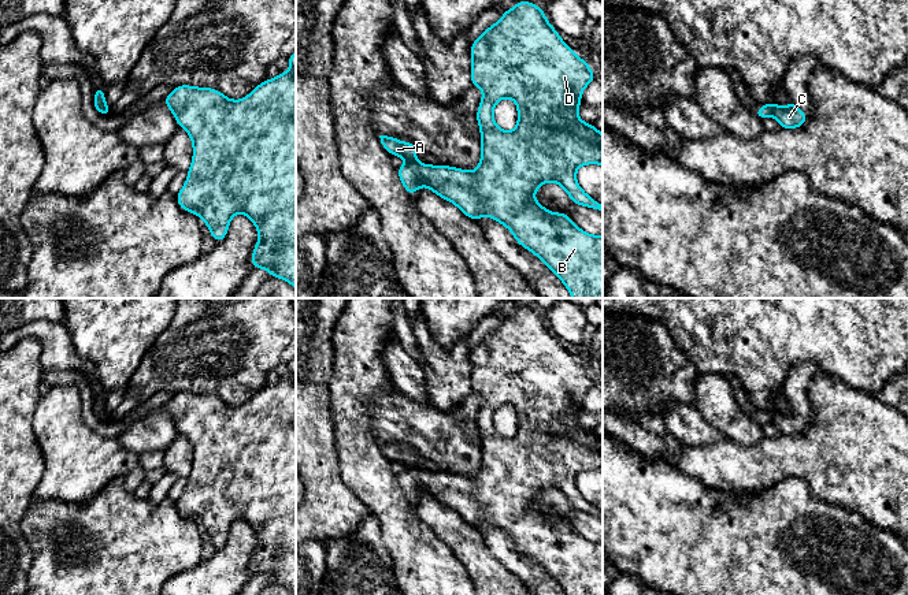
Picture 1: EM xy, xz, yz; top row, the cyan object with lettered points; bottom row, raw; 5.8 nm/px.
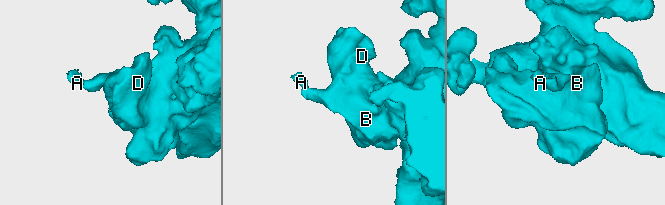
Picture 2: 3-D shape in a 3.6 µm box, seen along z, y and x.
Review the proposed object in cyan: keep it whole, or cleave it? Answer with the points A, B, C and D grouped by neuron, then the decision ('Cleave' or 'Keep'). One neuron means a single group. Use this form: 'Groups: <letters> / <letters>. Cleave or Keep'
Groups: A / B C D. Cleave

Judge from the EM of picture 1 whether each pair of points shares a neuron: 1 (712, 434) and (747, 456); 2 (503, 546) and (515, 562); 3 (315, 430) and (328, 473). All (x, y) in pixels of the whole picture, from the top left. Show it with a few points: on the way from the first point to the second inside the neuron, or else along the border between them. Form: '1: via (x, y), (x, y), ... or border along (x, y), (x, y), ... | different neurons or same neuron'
1: border along (725, 437), (705, 445), (689, 446) | different neurons
2: via (504, 550), (512, 558) | same neuron
3: via (315, 441), (317, 463) | same neuron

